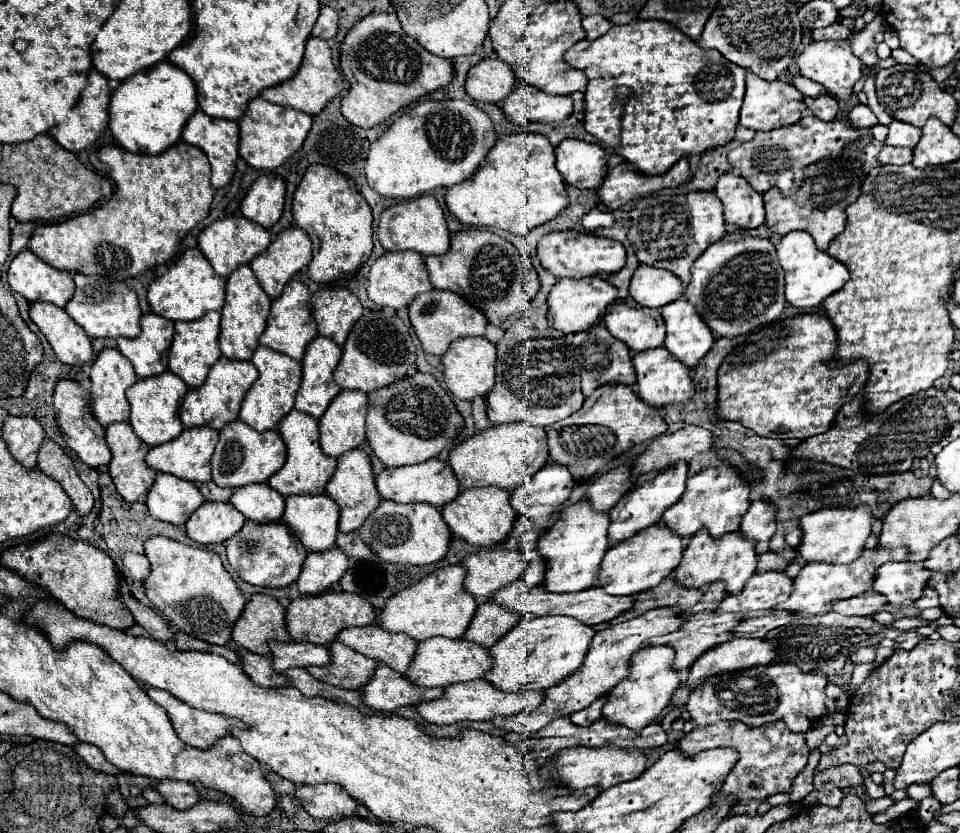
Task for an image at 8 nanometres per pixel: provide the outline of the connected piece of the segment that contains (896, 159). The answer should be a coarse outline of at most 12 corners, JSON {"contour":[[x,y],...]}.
{"contour":[[883,146],[881,164],[909,164],[911,148]]}

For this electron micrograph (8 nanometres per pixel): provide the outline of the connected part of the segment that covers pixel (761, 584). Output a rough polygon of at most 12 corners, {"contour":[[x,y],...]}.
{"contour":[[785,572],[755,574],[717,612],[769,610],[785,602],[795,580]]}

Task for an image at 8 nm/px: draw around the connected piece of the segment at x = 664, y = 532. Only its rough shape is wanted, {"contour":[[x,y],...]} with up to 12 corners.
{"contour":[[653,524],[615,544],[597,586],[633,596],[681,562],[683,538]]}

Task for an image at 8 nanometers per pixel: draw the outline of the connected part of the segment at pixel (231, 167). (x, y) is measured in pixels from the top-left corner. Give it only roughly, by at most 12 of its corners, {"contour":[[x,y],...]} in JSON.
{"contour":[[199,110],[181,138],[211,162],[211,186],[231,182],[239,124]]}

